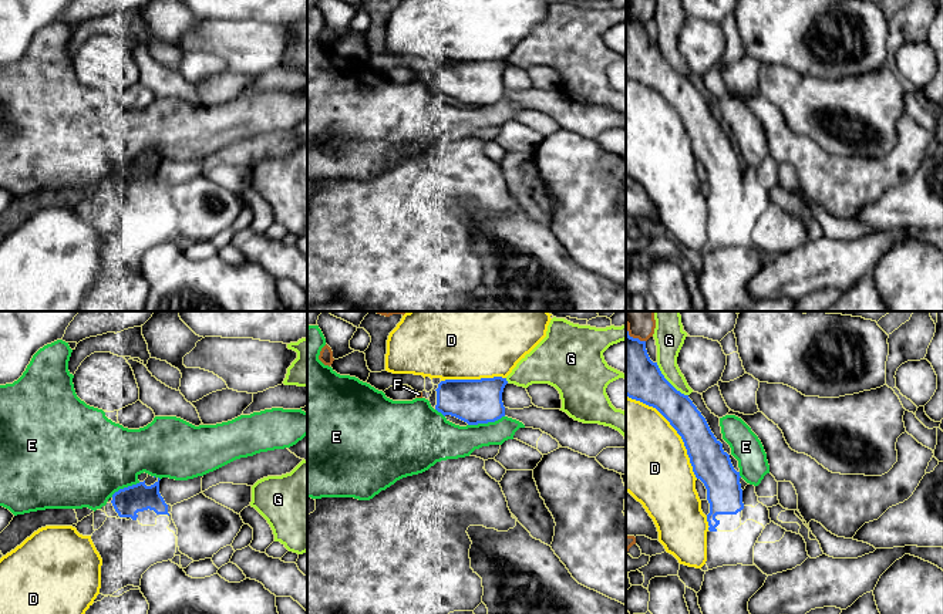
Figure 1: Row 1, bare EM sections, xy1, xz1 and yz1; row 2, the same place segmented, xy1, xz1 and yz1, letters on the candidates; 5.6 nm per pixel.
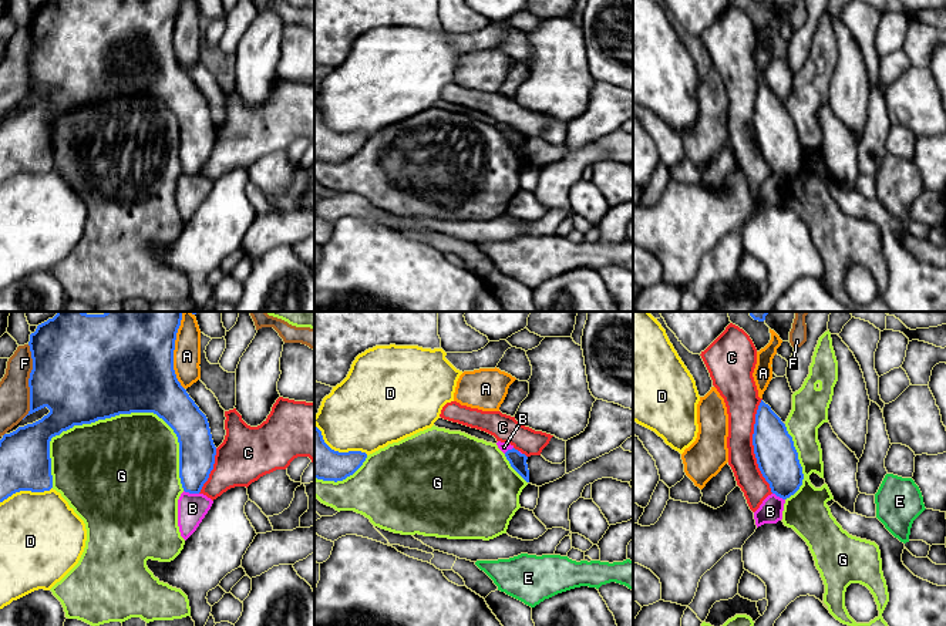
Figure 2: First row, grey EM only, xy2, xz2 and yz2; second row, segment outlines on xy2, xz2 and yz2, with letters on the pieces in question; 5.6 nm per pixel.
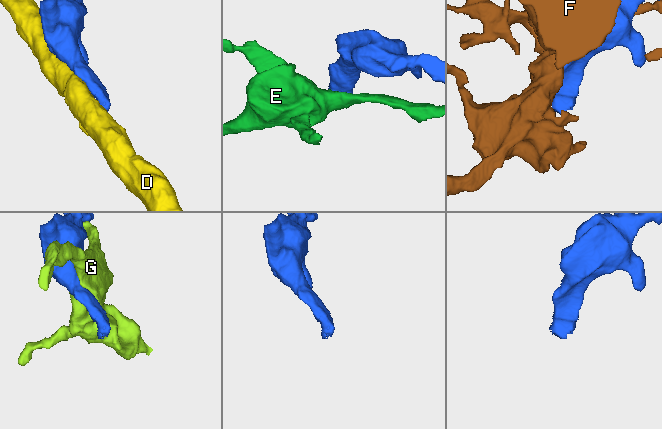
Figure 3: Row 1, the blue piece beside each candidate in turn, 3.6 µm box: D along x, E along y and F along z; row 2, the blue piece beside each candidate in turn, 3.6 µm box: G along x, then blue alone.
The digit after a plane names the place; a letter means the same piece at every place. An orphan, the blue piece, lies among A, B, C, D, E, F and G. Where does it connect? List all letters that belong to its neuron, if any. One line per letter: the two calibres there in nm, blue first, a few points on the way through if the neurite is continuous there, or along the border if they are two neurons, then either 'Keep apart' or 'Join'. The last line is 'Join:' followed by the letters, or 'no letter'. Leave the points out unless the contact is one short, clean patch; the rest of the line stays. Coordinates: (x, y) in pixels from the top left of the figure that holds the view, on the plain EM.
A: Thickness 500 nm (blue) against 160 nm. Keep apart
B: Thickness 200 nm (blue) against 160 nm. Boundary: xy2 (184, 171), (198, 175). Keep apart
C: Thickness 240 nm (blue) against 190 nm. Keep apart
D: Thickness 200 nm (blue) against 480 nm. Keep apart
E: Thickness 260 nm (blue) against 200 nm. Boundary: xz1 (504, 97), (494, 103), (468, 107). Keep apart
F: Thickness 460 nm (blue) against 180 nm. Keep apart
G: Thickness 500 nm (blue) against 480 nm. Keep apart
Join: no letter

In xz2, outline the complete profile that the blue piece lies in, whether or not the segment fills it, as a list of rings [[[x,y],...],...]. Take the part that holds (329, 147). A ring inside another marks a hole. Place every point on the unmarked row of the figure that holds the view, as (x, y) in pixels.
[[[314,105],[314,159],[323,162],[343,162],[353,156],[366,142],[361,132],[339,134],[323,121],[321,112]]]

